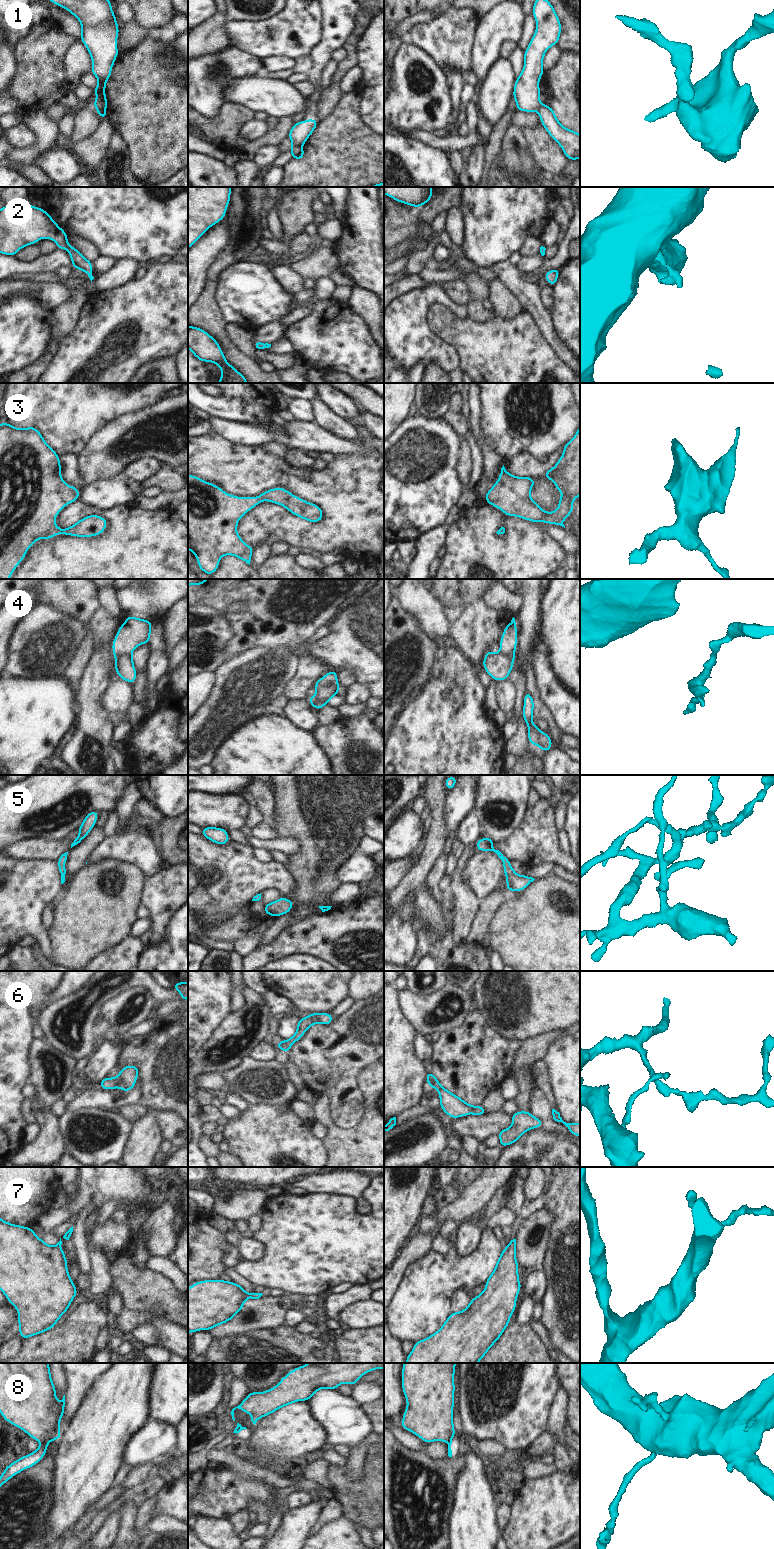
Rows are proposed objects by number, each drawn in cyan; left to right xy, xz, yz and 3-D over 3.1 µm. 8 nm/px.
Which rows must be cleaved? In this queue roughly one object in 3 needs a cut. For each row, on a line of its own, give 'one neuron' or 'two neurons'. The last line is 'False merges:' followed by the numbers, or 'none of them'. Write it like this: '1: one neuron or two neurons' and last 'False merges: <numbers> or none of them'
1: two neurons
2: one neuron
3: one neuron
4: two neurons
5: one neuron
6: two neurons
7: one neuron
8: two neurons
False merges: 1, 4, 6, 8

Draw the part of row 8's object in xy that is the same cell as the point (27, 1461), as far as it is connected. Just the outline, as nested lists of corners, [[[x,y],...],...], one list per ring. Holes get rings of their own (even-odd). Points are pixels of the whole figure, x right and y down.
[[[47,1440],[41,1443],[34,1452],[20,1457],[18,1460],[5,1467],[4,1472],[0,1476],[0,1488],[16,1474],[37,1464],[46,1455],[47,1446],[50,1442],[51,1441]]]

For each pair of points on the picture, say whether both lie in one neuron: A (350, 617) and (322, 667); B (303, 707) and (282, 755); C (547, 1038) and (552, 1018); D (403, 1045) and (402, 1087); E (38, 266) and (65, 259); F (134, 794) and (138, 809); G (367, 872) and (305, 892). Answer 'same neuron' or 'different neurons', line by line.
A: different neurons
B: different neurons
C: different neurons
D: same neuron
E: same neuron
F: different neurons
G: different neurons

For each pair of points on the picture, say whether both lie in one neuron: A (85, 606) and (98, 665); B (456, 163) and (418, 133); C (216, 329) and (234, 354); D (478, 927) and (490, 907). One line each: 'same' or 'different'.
A: different
B: different
C: same
D: same

